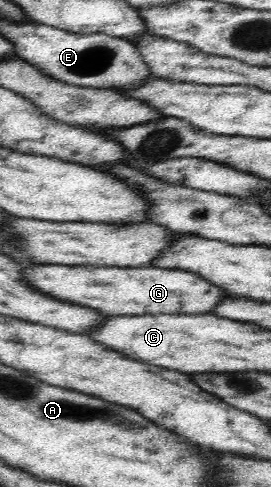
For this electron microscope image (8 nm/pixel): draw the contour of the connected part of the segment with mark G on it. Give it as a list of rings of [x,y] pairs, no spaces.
[[[31,267],[25,269],[27,279],[41,291],[79,303],[85,307],[99,309],[109,317],[119,315],[213,315],[215,307],[229,295],[209,283],[207,279],[181,269],[111,269],[111,267]]]

